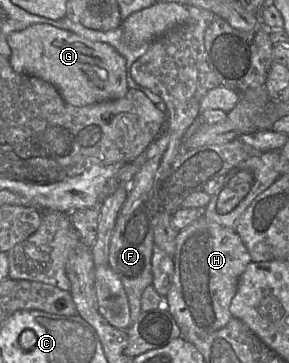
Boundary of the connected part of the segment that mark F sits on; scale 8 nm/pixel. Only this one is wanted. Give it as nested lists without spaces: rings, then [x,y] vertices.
[[[238,138],[223,144],[204,145],[190,150],[182,150],[170,166],[156,178],[148,192],[129,207],[122,205],[110,239],[108,264],[121,280],[128,296],[131,324],[142,311],[143,291],[153,283],[154,230],[161,215],[174,214],[191,193],[202,191],[210,180],[226,175],[240,162],[262,153],[264,152],[243,143]]]

